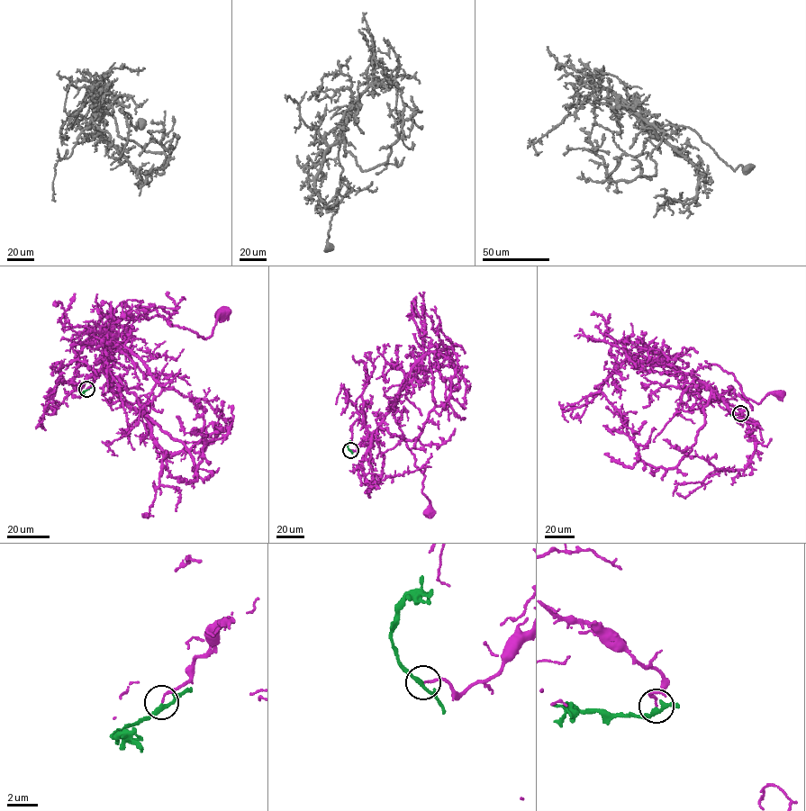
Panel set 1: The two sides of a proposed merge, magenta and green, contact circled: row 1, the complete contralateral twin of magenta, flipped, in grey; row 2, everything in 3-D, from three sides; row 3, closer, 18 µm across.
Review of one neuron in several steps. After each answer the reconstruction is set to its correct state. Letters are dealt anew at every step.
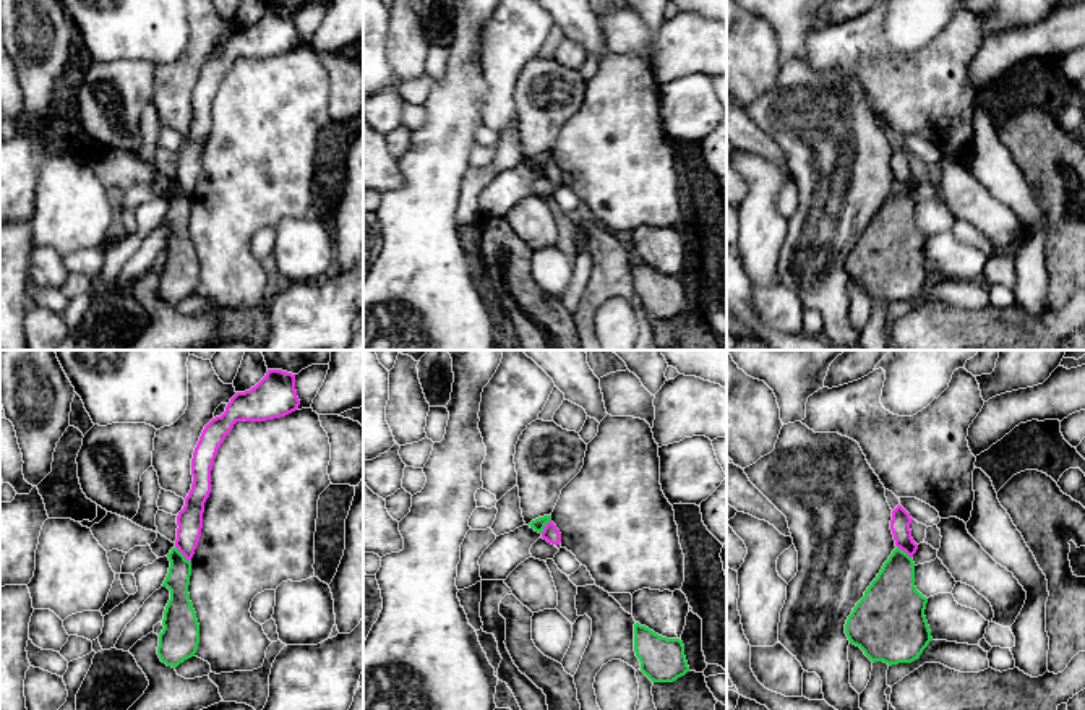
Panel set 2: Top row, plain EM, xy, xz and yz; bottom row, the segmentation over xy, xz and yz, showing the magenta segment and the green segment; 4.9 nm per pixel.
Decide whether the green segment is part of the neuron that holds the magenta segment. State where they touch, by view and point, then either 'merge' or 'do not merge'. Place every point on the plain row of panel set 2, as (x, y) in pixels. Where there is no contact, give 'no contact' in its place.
xy (184, 192) | do not merge

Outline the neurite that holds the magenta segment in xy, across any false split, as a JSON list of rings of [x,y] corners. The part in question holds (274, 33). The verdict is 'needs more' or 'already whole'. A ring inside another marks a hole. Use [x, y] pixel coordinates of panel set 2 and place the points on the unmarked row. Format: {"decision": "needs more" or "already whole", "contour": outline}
{"decision": "already whole", "contour": [[[268,6],[266,13],[250,28],[237,29],[221,53],[203,66],[191,96],[193,120],[185,143],[177,152],[175,185],[191,198],[198,183],[204,139],[211,130],[211,107],[217,86],[237,58],[266,58],[285,53],[300,42],[295,28],[295,11]]]}

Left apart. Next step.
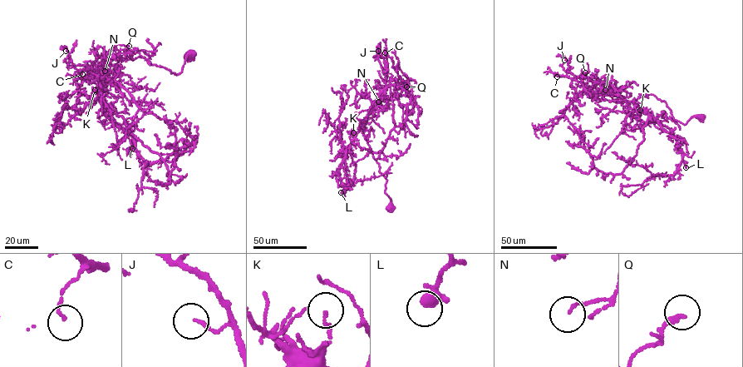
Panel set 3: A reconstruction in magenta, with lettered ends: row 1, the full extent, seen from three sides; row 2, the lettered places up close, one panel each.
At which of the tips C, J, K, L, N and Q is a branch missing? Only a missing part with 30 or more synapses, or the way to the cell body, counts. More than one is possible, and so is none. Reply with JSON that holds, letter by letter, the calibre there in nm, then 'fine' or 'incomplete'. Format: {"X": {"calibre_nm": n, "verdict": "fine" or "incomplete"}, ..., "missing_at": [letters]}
{"C": {"calibre_nm": 120, "verdict": "fine"}, "J": {"calibre_nm": 110, "verdict": "fine"}, "K": {"calibre_nm": 80, "verdict": "fine"}, "L": {"calibre_nm": 500, "verdict": "fine"}, "N": {"calibre_nm": 110, "verdict": "fine"}, "Q": {"calibre_nm": 220, "verdict": "fine"}, "missing_at": []}

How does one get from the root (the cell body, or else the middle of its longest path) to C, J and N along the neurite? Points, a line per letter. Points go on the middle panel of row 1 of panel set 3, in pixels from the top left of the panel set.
C: (390, 208), (391, 200), (385, 191), (386, 181), (361, 129), (373, 102), (386, 86), (385, 52)
J: (390, 208), (391, 200), (385, 191), (386, 181), (361, 129), (373, 102), (386, 85), (377, 58), (378, 51)
N: (390, 208), (391, 200), (385, 191), (386, 181), (380, 172), (379, 166), (361, 129), (365, 117), (378, 101)

